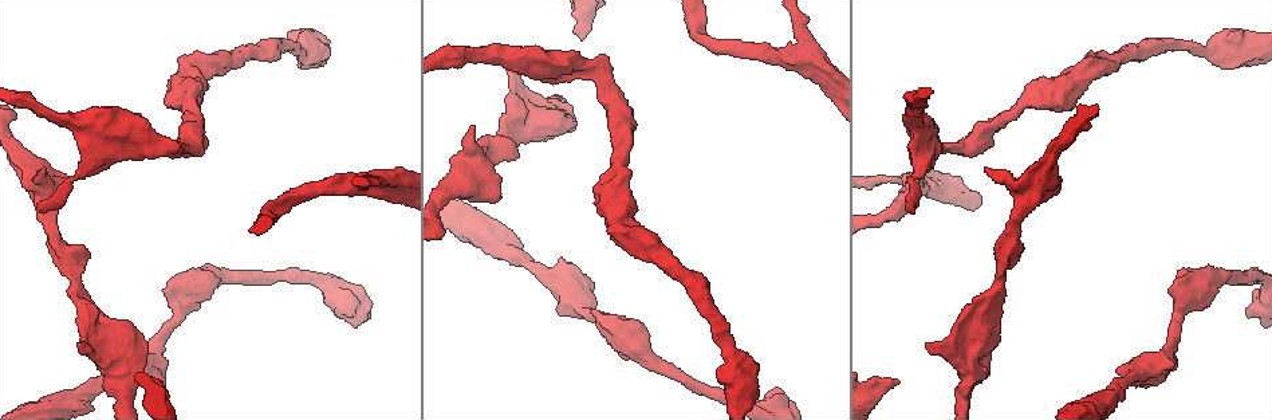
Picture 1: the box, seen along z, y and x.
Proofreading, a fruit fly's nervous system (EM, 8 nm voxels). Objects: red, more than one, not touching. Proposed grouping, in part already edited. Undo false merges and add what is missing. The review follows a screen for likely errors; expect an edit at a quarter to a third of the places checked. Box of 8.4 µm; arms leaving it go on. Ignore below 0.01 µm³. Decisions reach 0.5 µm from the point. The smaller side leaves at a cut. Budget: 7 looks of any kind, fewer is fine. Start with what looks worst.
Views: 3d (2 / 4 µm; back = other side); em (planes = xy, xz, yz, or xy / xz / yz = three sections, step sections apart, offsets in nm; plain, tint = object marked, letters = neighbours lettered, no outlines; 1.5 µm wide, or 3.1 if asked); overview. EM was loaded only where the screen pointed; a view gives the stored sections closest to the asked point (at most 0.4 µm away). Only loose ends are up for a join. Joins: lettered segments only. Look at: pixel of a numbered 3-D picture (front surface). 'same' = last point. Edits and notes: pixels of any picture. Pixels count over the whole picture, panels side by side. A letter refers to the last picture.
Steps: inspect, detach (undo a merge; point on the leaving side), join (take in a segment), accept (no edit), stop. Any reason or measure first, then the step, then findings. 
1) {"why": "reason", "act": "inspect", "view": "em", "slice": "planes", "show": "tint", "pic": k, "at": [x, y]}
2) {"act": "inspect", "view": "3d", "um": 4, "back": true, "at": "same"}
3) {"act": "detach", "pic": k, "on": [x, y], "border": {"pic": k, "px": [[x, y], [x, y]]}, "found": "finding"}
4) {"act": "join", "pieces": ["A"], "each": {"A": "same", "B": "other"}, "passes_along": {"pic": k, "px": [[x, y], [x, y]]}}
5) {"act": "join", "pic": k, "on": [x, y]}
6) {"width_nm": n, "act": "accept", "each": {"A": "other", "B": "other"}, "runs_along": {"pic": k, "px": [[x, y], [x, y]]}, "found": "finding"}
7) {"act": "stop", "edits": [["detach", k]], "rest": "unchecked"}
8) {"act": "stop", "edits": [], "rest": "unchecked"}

{"why": "branch stops here", "act": "inspect", "view": "3d", "um": 2, "pic": 1, "at": [905, 207]}

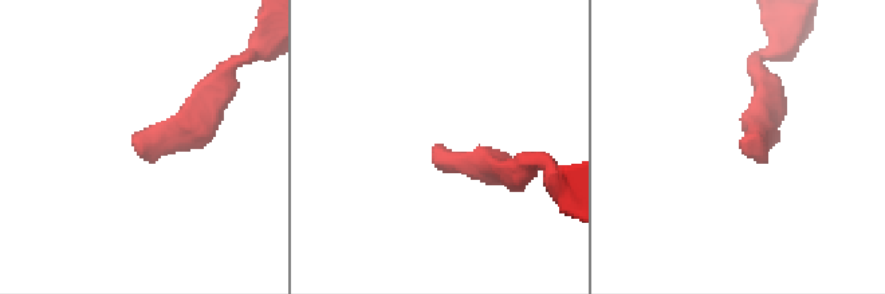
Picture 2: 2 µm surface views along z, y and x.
{"act": "inspect", "view": "em", "slice": "planes", "show": "letters", "pic": 2, "at": [436, 149]}

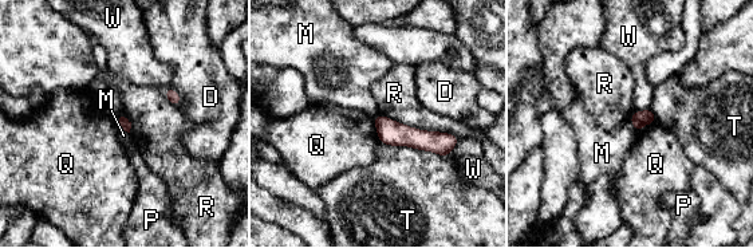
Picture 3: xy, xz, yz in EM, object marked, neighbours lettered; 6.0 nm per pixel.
{"longest_contact_nm": ["R", 500], "act": "accept", "each": {"D": "other", "M": "other", "P": "other", "Q": "other", "R": "other", "T": "other", "W": "other"}, "found": "none of them fits"}

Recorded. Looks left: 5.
{"why": "branch stops here", "act": "inspect", "view": "em", "slice": "yz", "step": 8, "show": "letters", "pic": 1, "at": [582, 41]}

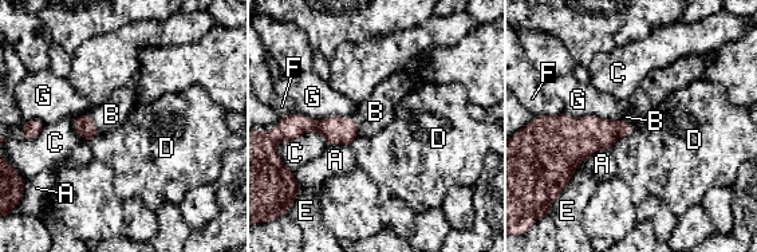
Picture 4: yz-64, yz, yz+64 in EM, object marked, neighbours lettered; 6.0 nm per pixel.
{"act": "join", "pieces": ["B"], "each": {"A": "other", "B": "same", "C": "other", "D": "other", "E": "other", "F": "other", "G": "other"}, "passes_along": {"pic": 4, "px": [[338, 130], [357, 125], [375, 111]]}, "found": "it goes on there"}

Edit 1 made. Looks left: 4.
{"why": "branch stops here", "act": "inspect", "view": "3d", "um": 2, "pic": 1, "at": [474, 130]}

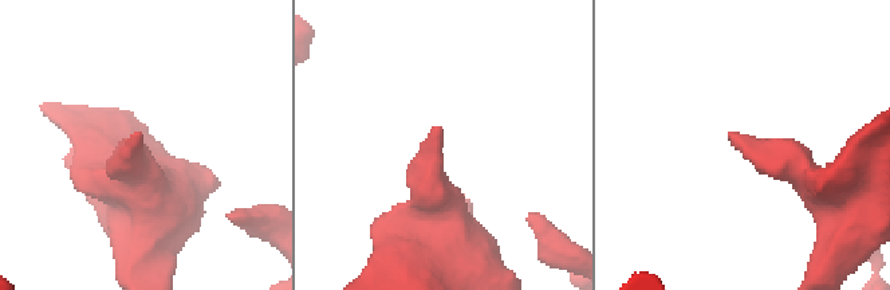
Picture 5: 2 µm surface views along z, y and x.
{"act": "inspect", "view": "em", "slice": "planes", "show": "letters", "pic": 5, "at": [735, 133]}

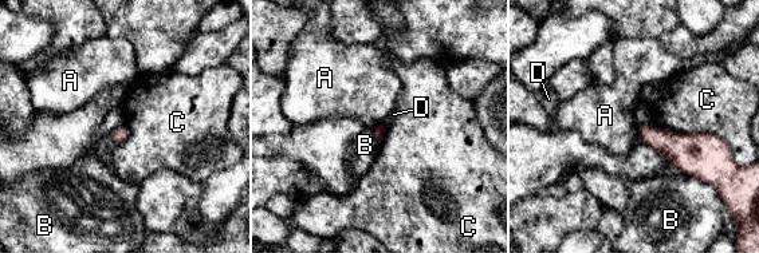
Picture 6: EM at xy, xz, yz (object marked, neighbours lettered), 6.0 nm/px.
{"longest_contact_nm": ["C", 420], "act": "accept", "each": {"A": "other", "B": "other", "C": "other", "D": "other"}, "found": "none of them fits"}

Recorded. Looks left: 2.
{"act": "stop", "edits": [["join", 4]], "rest": "unchecked"}

